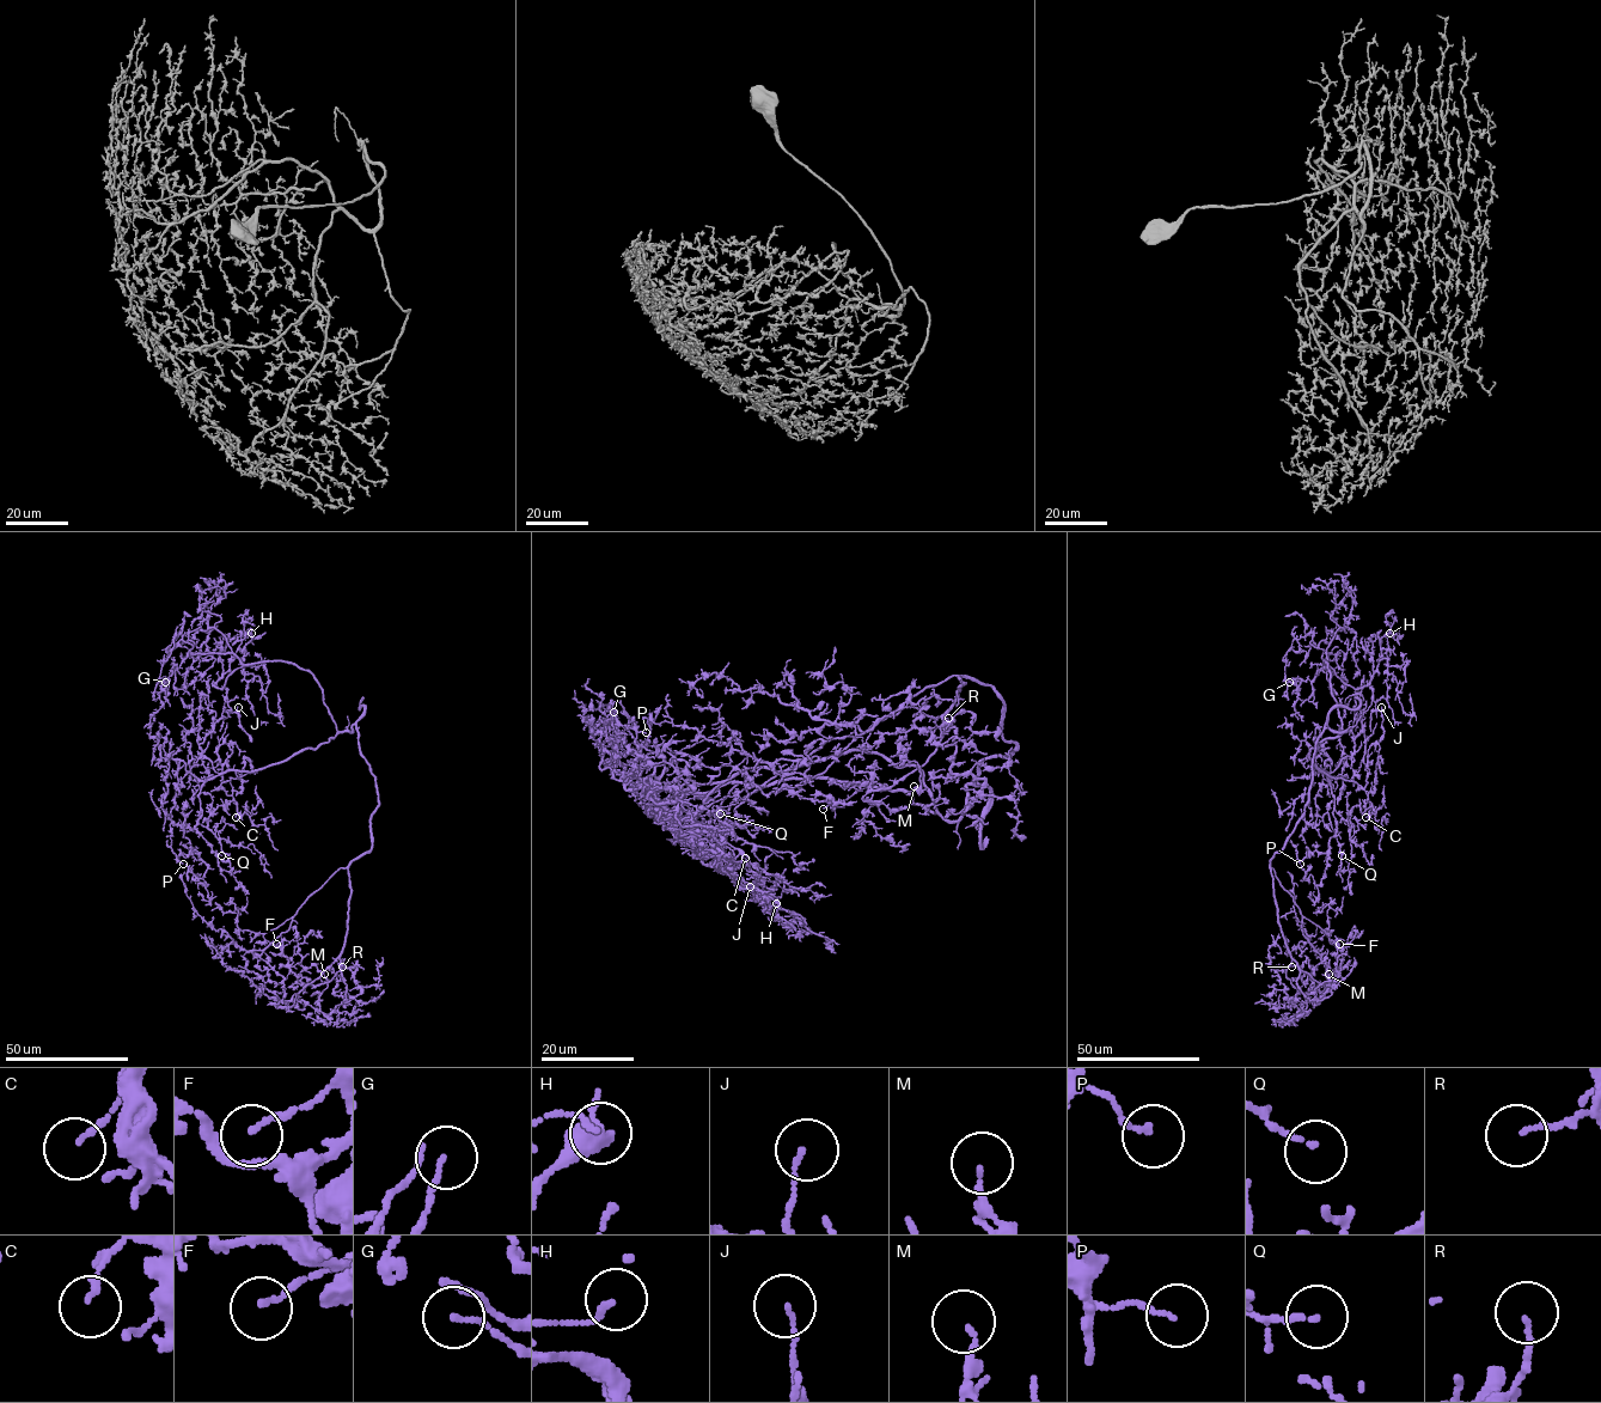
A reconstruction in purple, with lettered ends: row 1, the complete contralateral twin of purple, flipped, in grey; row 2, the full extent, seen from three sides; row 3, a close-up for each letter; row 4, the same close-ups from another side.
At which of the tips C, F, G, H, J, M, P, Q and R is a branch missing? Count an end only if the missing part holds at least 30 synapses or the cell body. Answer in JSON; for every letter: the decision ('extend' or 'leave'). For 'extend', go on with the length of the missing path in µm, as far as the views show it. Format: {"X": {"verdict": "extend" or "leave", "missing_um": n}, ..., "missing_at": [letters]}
{"C": {"verdict": "leave"}, "F": {"verdict": "leave"}, "G": {"verdict": "leave"}, "H": {"verdict": "leave"}, "J": {"verdict": "leave"}, "M": {"verdict": "leave"}, "P": {"verdict": "leave"}, "Q": {"verdict": "leave"}, "R": {"verdict": "leave"}, "missing_at": []}

